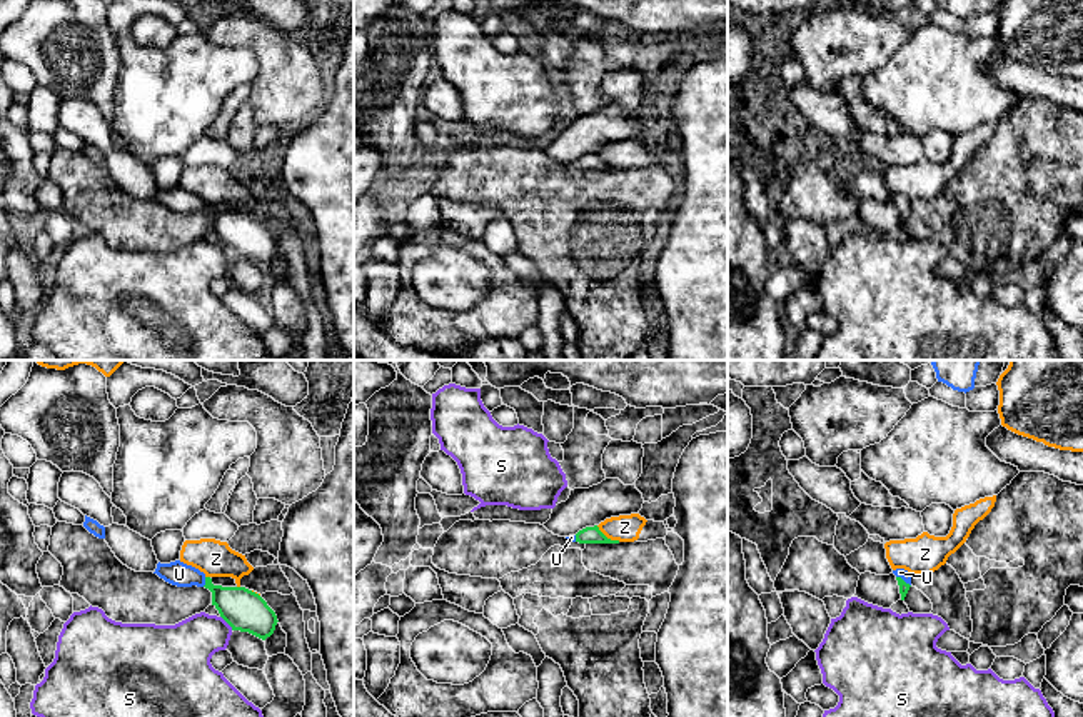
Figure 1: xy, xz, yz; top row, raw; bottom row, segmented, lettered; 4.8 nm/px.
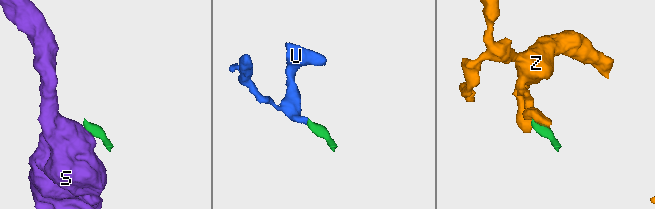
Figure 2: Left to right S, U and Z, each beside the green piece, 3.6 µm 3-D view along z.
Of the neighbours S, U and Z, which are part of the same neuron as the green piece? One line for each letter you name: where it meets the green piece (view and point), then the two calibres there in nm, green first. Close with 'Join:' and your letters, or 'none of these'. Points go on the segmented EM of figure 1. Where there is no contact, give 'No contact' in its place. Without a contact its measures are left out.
U: Touches green at yz (901, 579). Thickness 50 nm (green) against 50 nm
Join: U

